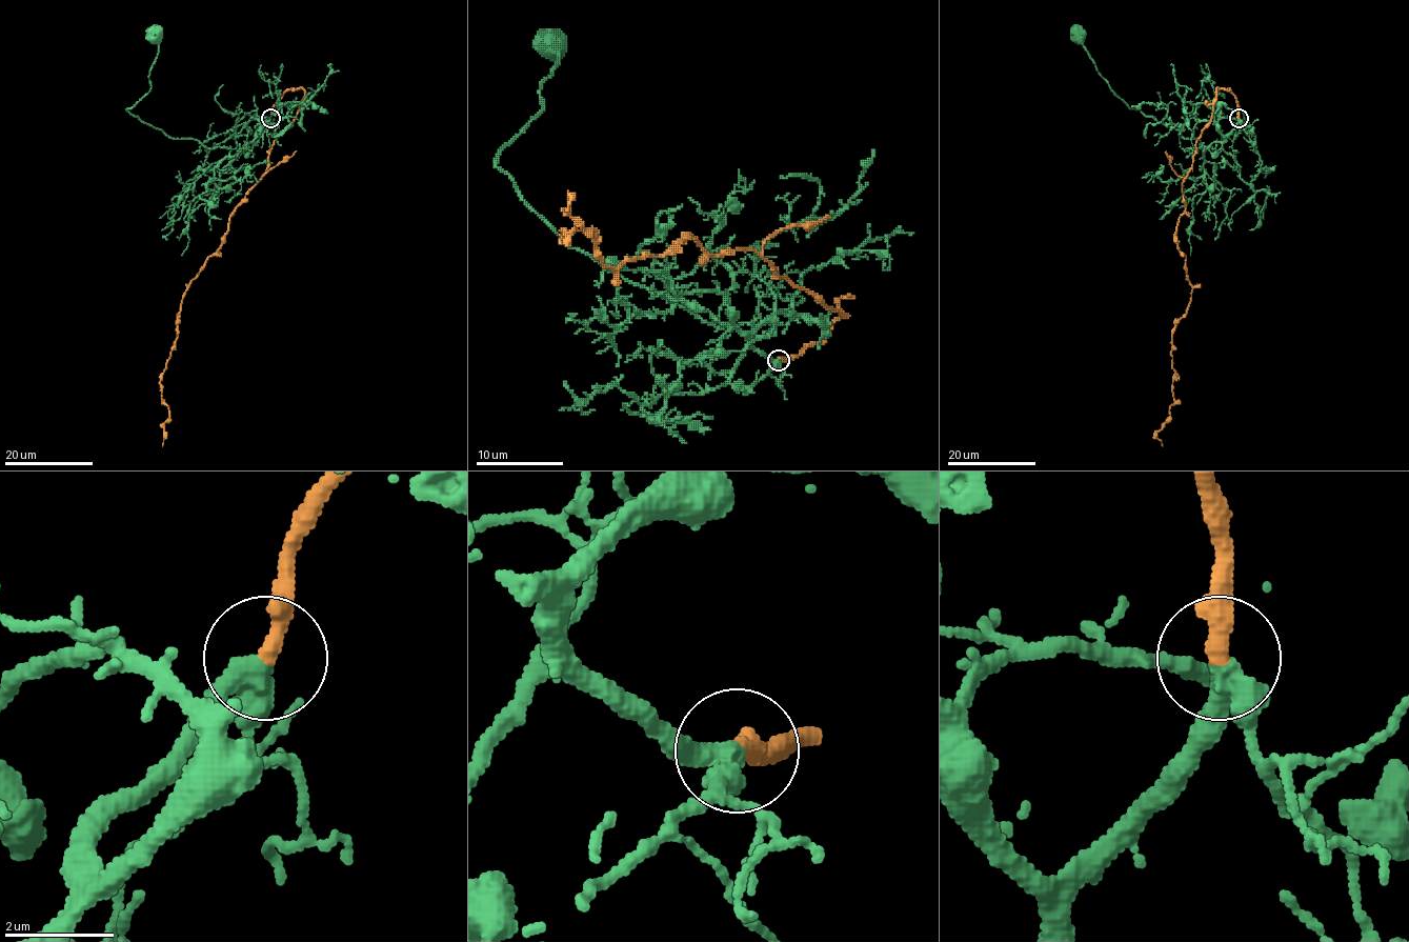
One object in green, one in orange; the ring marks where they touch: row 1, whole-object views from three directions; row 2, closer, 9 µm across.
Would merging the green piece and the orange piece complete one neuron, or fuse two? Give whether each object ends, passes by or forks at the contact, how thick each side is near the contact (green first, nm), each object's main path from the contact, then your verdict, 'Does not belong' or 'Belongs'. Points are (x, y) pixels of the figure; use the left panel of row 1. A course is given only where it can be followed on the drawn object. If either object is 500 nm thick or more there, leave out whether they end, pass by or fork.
At the ring green passes by. At the ring orange ends. Thickness 360 nm (green) against 360 nm. Course of green: (269, 118), (239, 149), (174, 139), (132, 115), (126, 109), (152, 87), (158, 42), (151, 26). Course of orange: (269, 118), (288, 89), (304, 91), (225, 241), (182, 300), (160, 382), (168, 409), (162, 446). Belongs

